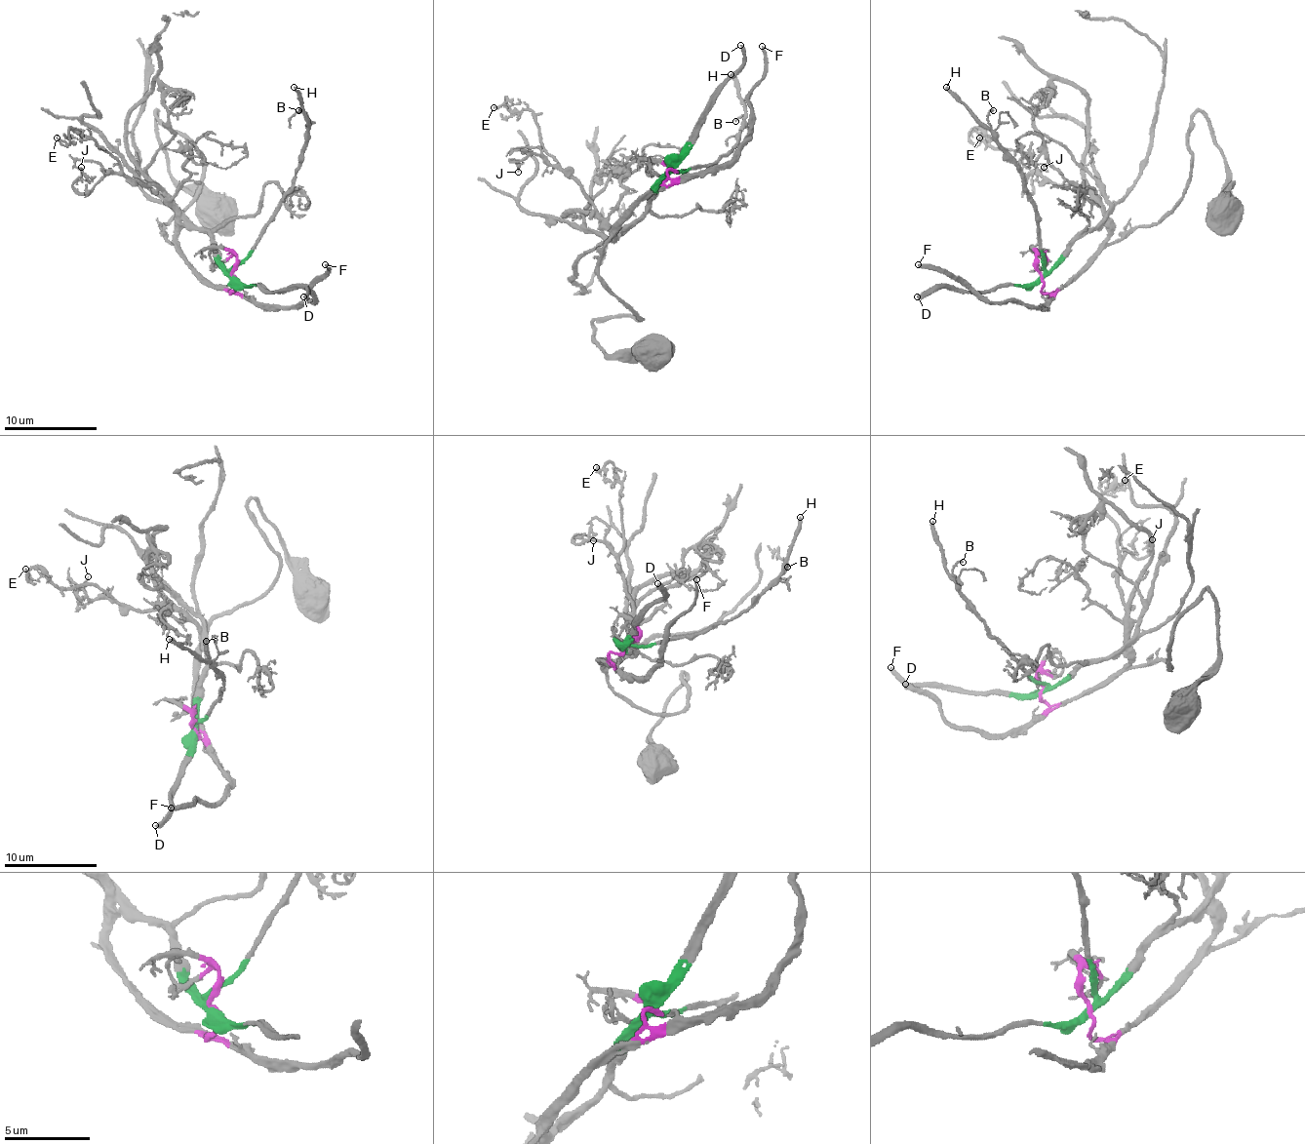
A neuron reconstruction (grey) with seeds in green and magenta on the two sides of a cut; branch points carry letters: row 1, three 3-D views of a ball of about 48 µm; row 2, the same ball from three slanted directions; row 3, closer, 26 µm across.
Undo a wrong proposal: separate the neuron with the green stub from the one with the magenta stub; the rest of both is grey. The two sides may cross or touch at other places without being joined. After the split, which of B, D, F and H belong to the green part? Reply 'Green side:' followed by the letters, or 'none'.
Green side: B, D, H

